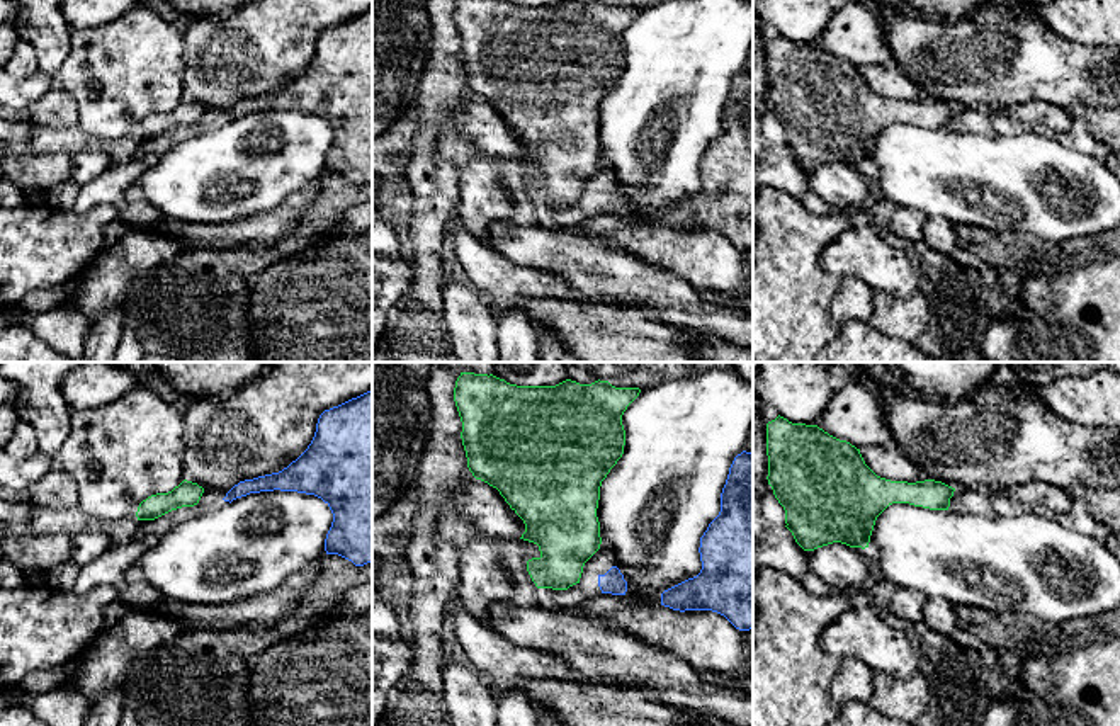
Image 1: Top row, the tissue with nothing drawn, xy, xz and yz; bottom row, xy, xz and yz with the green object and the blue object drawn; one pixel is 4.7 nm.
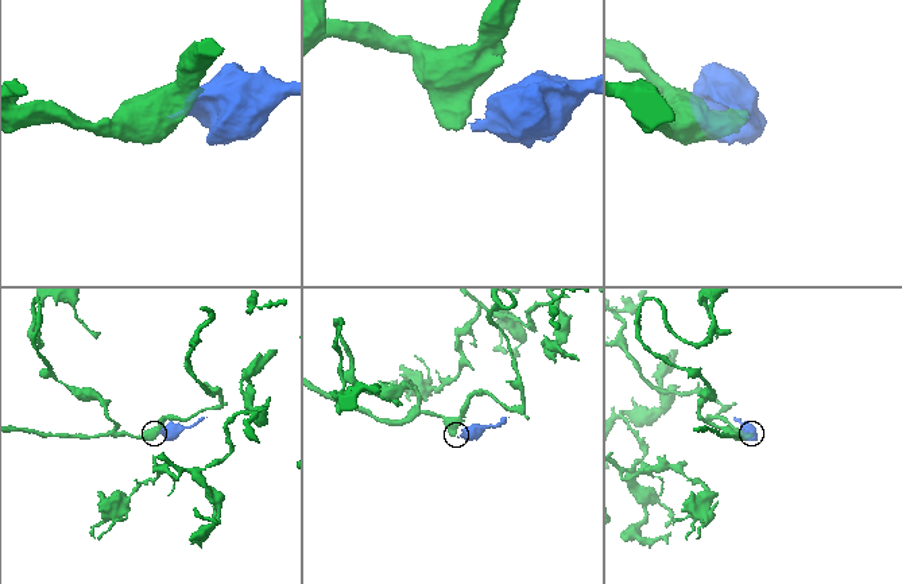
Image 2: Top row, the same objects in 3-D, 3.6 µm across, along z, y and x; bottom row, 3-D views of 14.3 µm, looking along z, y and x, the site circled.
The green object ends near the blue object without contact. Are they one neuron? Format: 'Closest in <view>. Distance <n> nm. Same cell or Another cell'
Closest in xz. Distance 80 nm. Another cell

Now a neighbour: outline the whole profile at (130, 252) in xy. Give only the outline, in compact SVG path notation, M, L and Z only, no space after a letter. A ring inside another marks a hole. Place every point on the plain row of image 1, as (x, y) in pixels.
M112 228L104 248L68 284L65 304L75 306L90 325L95 316L126 298L136 277L178 258L190 247L182 238L146 228Z

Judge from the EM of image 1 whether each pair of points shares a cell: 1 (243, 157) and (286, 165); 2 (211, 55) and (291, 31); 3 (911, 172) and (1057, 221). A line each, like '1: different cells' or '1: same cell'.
1: same cell
2: same cell
3: same cell

